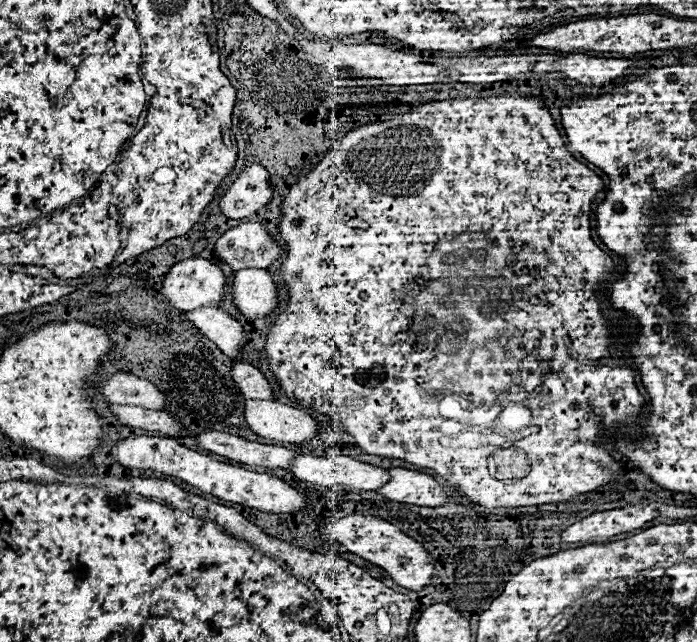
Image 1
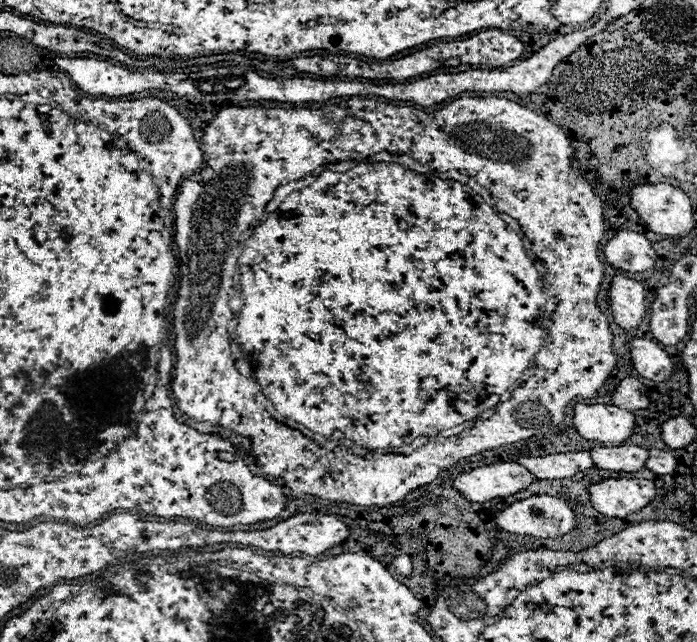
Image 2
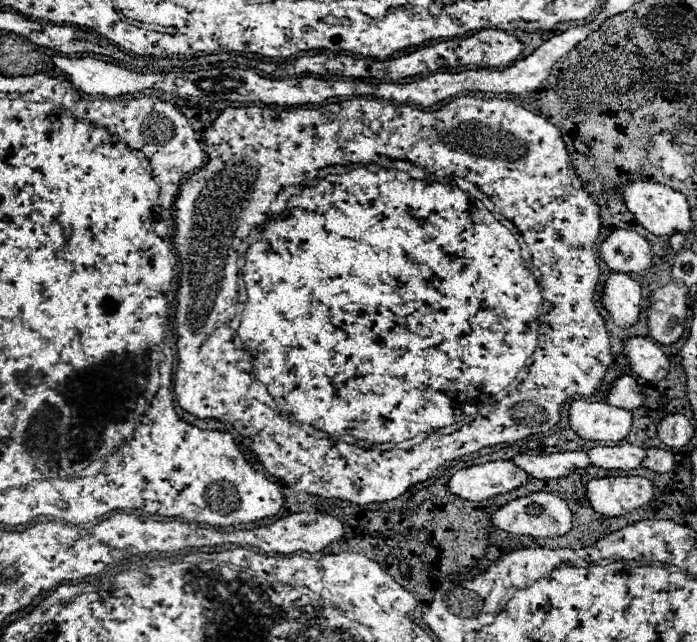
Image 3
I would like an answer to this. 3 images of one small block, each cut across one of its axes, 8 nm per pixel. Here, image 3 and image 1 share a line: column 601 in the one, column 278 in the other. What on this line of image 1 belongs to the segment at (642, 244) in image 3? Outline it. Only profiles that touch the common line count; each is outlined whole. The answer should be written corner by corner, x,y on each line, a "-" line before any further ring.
244,222
220,234
216,252
232,270
242,270
268,268
282,250
258,222

